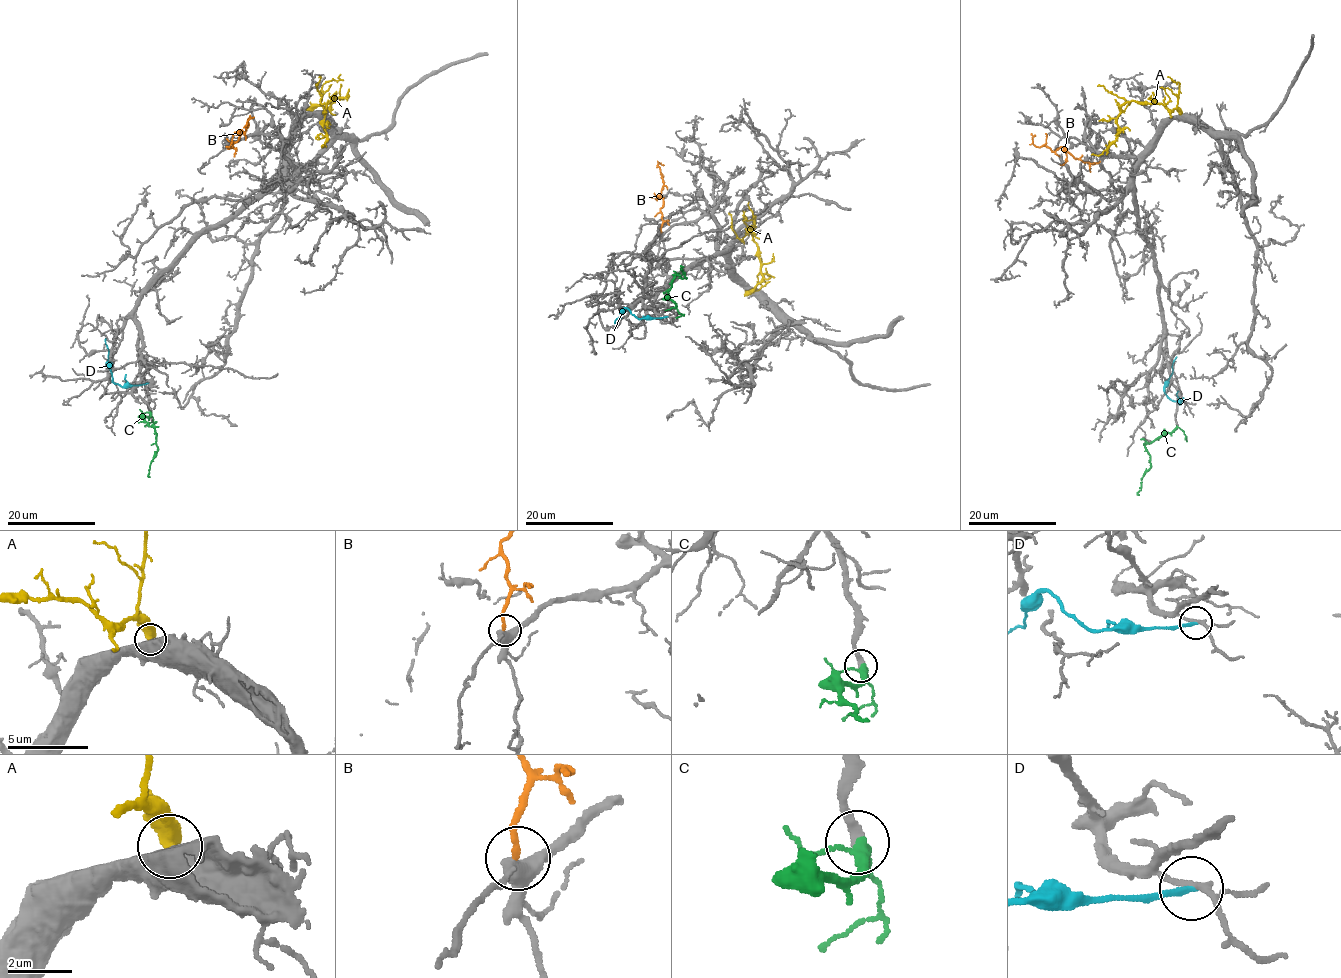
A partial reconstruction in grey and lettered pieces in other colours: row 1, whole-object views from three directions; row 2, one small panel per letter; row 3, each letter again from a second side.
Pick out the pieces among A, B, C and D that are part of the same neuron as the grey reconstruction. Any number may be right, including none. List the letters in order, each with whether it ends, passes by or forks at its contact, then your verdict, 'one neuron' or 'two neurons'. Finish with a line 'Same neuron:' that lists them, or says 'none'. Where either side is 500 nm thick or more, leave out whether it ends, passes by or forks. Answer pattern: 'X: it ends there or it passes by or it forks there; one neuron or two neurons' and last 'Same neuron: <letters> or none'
A: two neurons
B: it ends there; one neuron
C: it forks there; one neuron
D: it ends there; two neurons
Same neuron: B, C

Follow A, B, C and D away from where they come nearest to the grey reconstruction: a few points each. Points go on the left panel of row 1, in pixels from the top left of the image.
A: (312, 110), (316, 106), (328, 106), (335, 99), (333, 96), (325, 110), (323, 129), (327, 139), (324, 146)
B: (227, 146), (232, 146), (240, 130), (244, 133), (247, 121), (254, 117)
C: (149, 412), (149, 416), (144, 418), (154, 428), (157, 452), (150, 476)
D: (147, 382), (120, 386), (112, 380), (105, 338)

